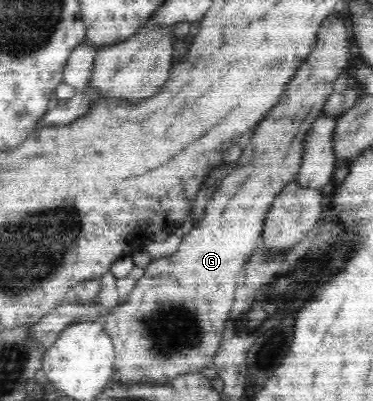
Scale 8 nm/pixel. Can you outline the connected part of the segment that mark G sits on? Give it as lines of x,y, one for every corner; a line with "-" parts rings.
327,17
327,19
321,23
317,43
315,43
313,51
311,51
311,53
304,59
303,63
300,63
296,74
290,79
287,87
283,90
283,93
281,93
277,105
274,105
271,108
271,111
268,112
268,114
256,125
253,131
242,142
242,154
235,162
236,166
225,176
221,181
221,184
218,185
218,189
213,193
213,197
209,199
203,219
193,226
189,231
189,234
182,237
183,241
180,244
178,251
173,253
171,257
152,260
144,270
144,275
139,281
137,281
137,285
135,285
133,291
131,291
131,295
125,300
120,301
117,307
113,308
112,313
107,317
106,323
103,324
103,327
105,327
105,333
107,333
111,340
113,340
113,347
115,349
114,372
112,375
113,380
119,384
168,384
178,375
197,373
200,372
203,367
213,366
216,351
219,349
222,340
222,331
225,329
225,325
229,320
232,303
234,302
236,289
238,288
237,281
245,271
247,262
259,247
266,216
269,214
270,208
273,206
273,202
277,198
278,193
286,187
286,184
289,184
290,181
297,178
298,171
301,167
301,155
303,143
305,143
305,135
309,133
313,121
317,119
319,115
322,115
325,101
327,101
329,95
334,92
333,85
335,80
339,77
340,73
344,73
348,69
351,61
353,61
351,59
351,50
354,48
354,45
349,43
347,27
345,27
345,23
343,23
339,17

